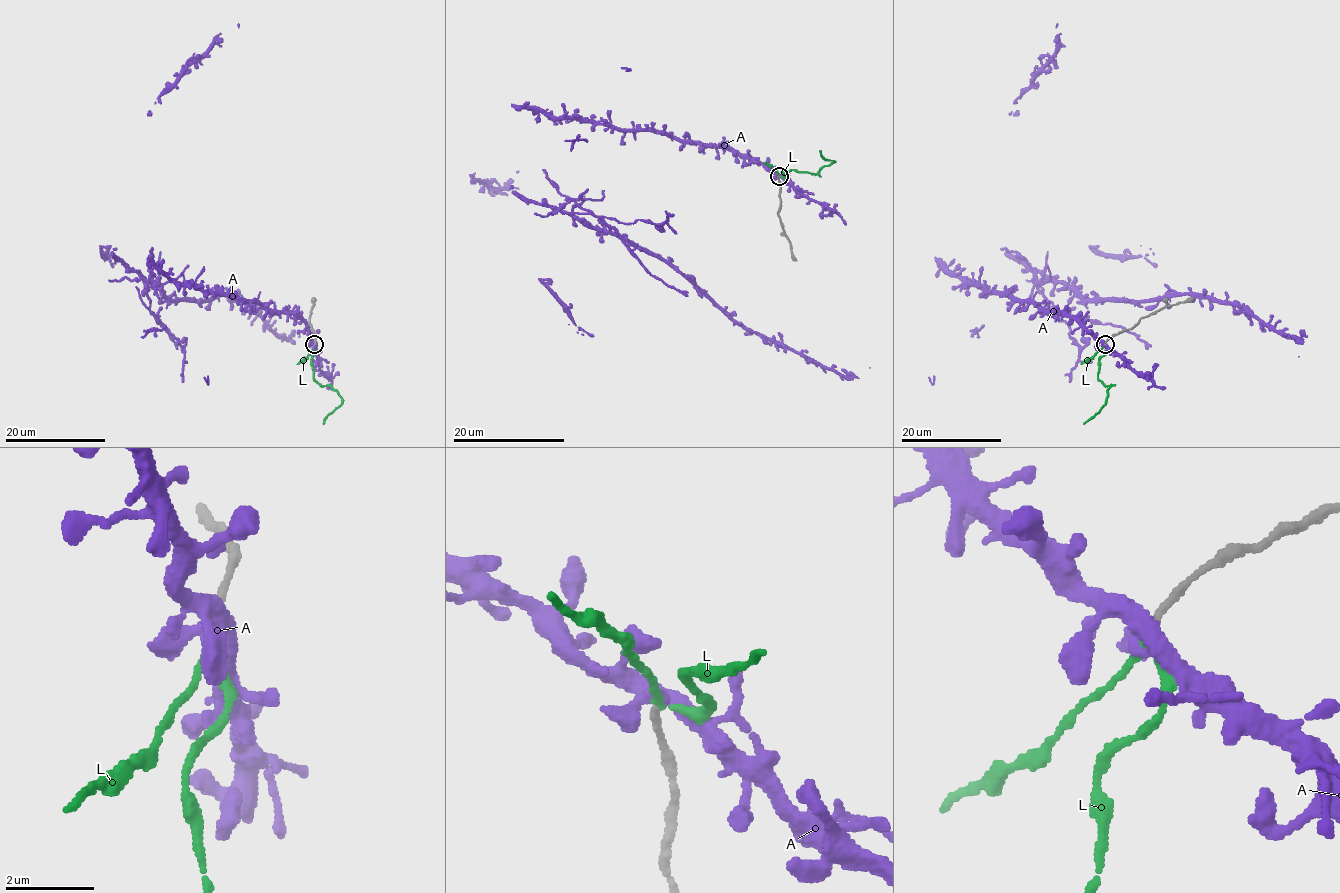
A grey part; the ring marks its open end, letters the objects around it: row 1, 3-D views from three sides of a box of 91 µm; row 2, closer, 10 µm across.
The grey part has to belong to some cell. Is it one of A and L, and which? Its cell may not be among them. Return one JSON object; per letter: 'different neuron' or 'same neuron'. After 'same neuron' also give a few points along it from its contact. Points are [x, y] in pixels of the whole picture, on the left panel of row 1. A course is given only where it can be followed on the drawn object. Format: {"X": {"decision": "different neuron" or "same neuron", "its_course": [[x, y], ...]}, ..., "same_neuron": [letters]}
{"A": {"decision": "different neuron"}, "L": {"decision": "different neuron"}, "same_neuron": []}

